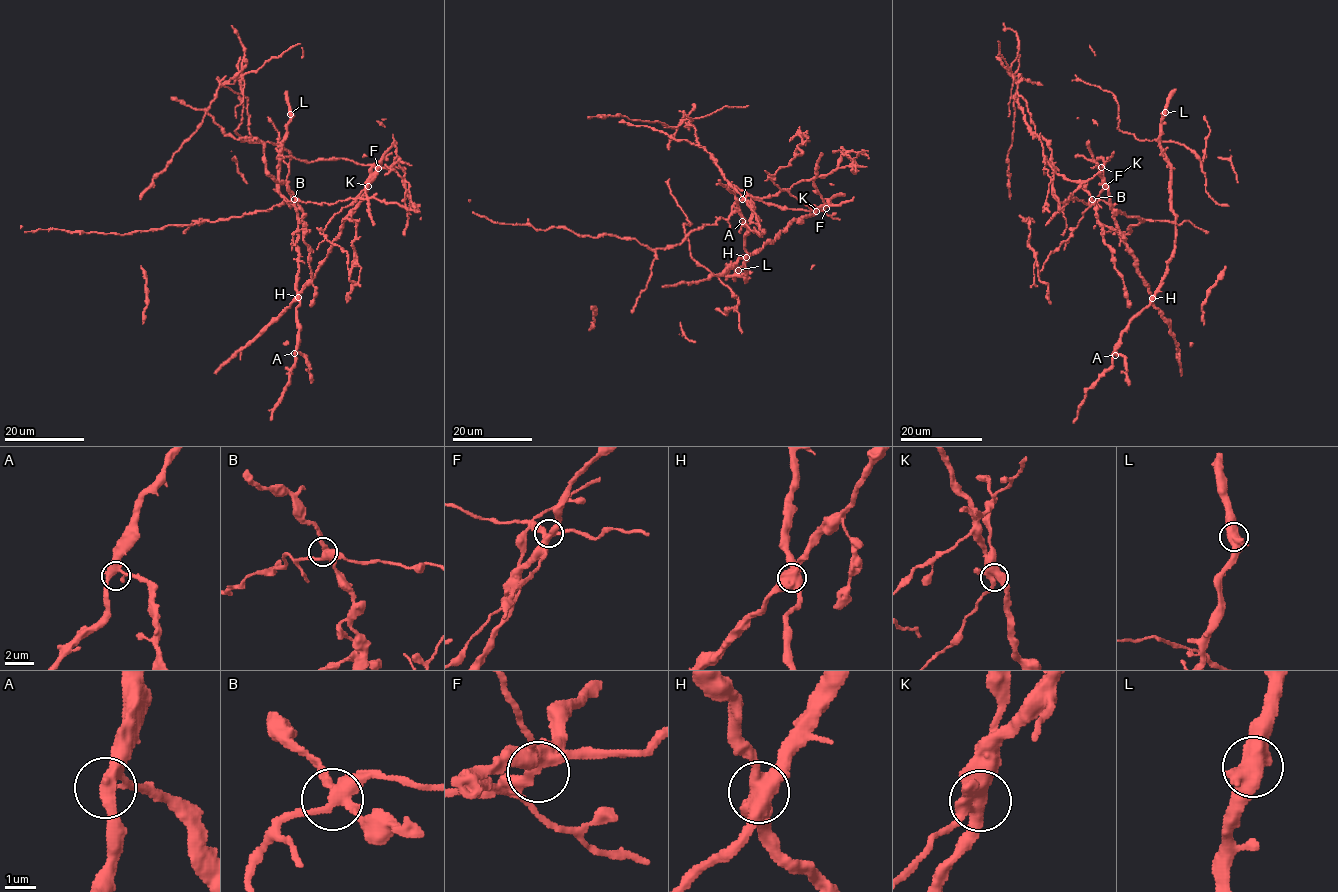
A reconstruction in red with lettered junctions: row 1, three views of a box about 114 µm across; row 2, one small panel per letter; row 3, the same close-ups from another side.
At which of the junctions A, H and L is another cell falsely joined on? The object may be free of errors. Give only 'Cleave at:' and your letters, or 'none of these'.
Cleave at: H

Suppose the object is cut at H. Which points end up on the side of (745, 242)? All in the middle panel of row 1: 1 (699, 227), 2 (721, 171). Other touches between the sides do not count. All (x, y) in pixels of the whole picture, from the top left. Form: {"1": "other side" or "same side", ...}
{"1": "other side", "2": "other side"}

